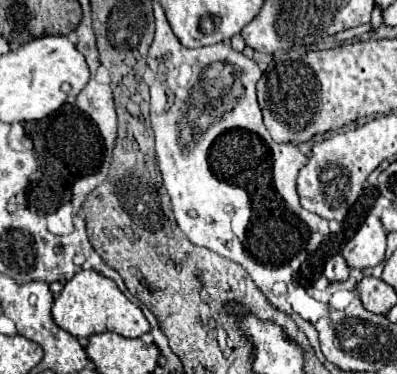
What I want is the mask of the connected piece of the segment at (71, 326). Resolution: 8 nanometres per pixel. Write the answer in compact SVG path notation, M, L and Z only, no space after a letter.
M80 271L64 285L62 293L54 299L52 319L60 329L74 337L90 337L104 331L112 331L122 337L140 337L150 329L142 309L134 305L112 279L96 271Z

